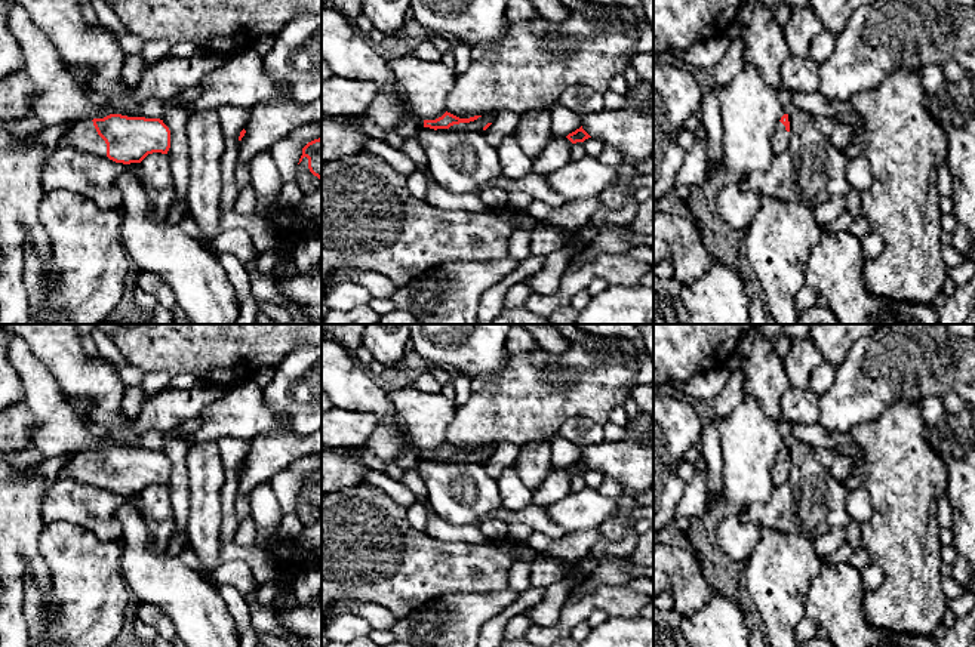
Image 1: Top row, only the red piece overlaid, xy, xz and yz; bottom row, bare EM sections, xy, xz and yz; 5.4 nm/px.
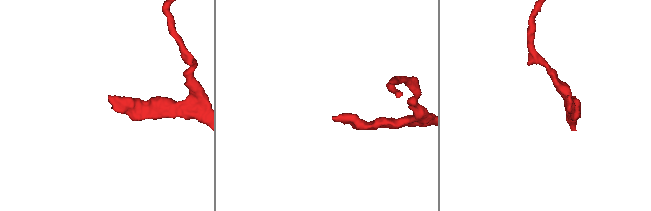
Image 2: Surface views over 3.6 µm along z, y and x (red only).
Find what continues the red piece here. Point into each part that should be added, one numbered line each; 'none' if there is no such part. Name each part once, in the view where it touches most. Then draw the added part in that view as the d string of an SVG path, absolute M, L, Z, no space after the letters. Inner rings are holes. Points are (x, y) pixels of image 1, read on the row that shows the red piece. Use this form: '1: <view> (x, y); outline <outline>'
1: xy (82, 135); outline M92 118L73 121L70 130L59 142L59 150L77 150L107 157L107 144L98 135Z

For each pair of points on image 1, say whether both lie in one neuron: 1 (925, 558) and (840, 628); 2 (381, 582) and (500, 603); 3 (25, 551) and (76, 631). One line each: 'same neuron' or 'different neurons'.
1: different neurons
2: different neurons
3: different neurons

